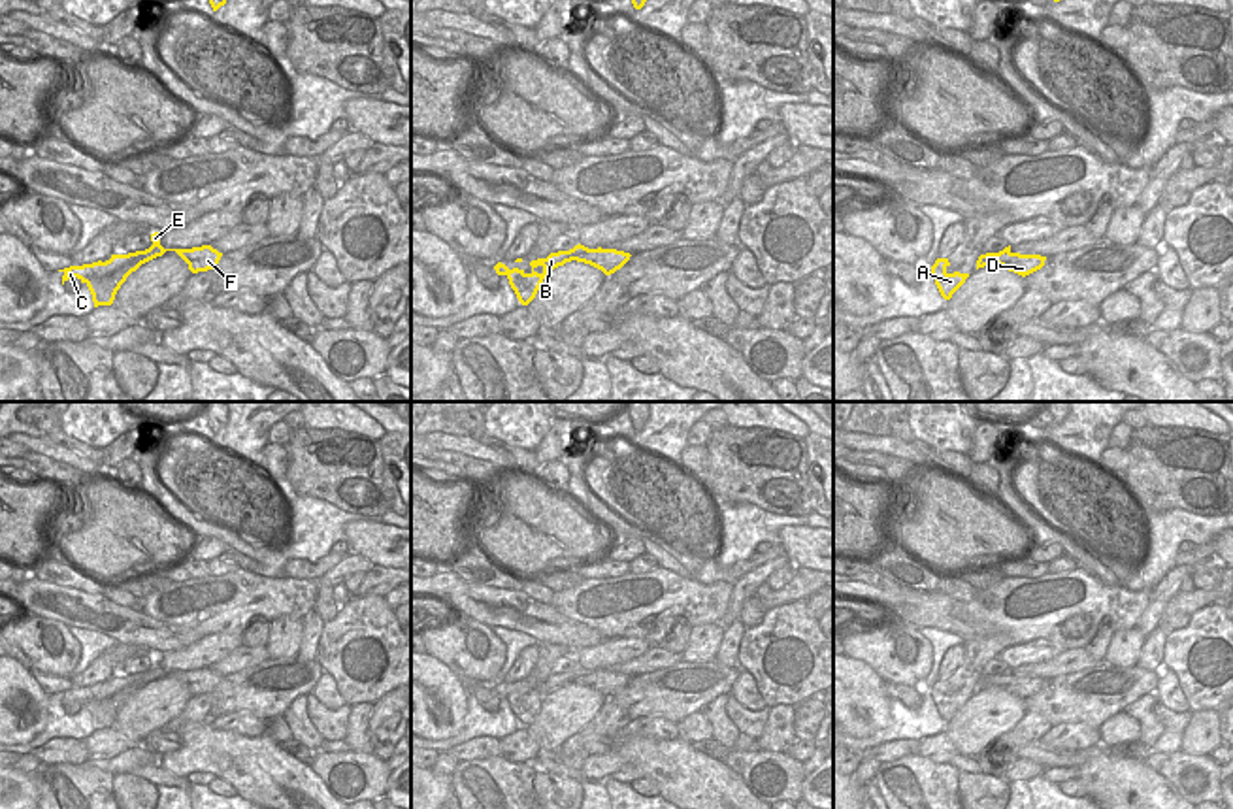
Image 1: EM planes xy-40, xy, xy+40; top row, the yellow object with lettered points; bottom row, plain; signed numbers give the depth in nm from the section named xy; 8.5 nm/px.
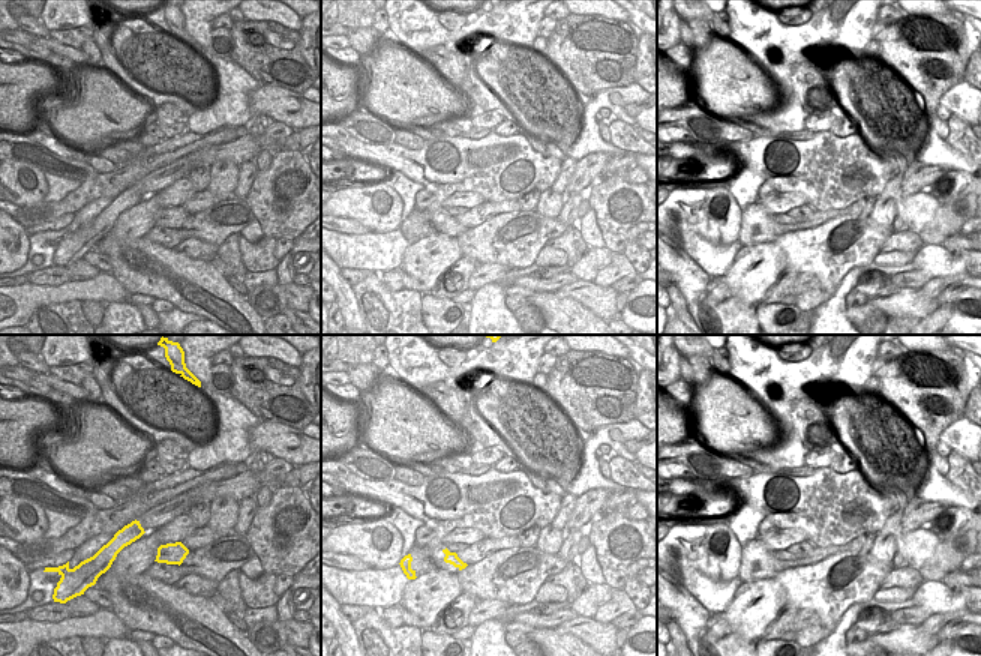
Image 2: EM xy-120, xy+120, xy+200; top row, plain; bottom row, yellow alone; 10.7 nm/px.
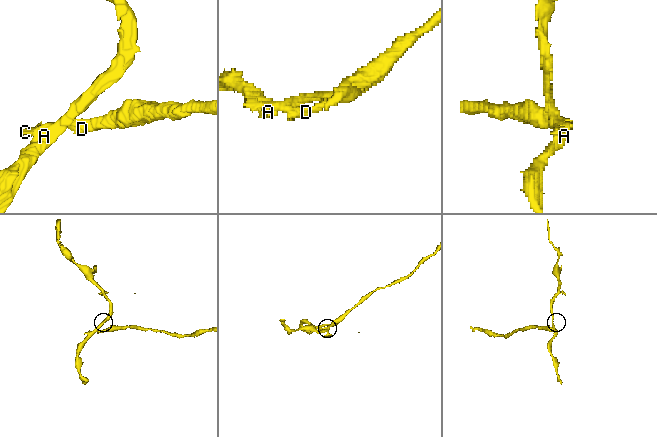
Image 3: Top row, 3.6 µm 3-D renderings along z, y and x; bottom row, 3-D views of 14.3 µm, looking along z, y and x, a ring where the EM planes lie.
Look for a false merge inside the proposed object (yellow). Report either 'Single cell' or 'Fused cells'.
Fused cells

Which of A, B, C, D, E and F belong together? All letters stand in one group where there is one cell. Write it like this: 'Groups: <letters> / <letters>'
Groups: A B C E / D F

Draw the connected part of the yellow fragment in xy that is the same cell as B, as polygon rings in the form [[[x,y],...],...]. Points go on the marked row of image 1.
[[[579,243],[569,251],[551,253],[547,258],[532,260],[530,273],[526,273],[524,270],[518,270],[518,268],[509,270],[501,262],[498,262],[494,266],[494,270],[498,275],[505,275],[509,279],[509,285],[515,290],[518,302],[522,305],[528,305],[535,298],[535,294],[537,294],[537,290],[539,290],[539,287],[549,272],[552,272],[558,266],[564,266],[566,262],[575,260],[579,255],[584,255],[588,251],[592,251],[592,249]]]

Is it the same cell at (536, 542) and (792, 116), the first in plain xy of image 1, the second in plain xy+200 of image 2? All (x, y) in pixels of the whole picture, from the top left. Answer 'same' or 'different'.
different

